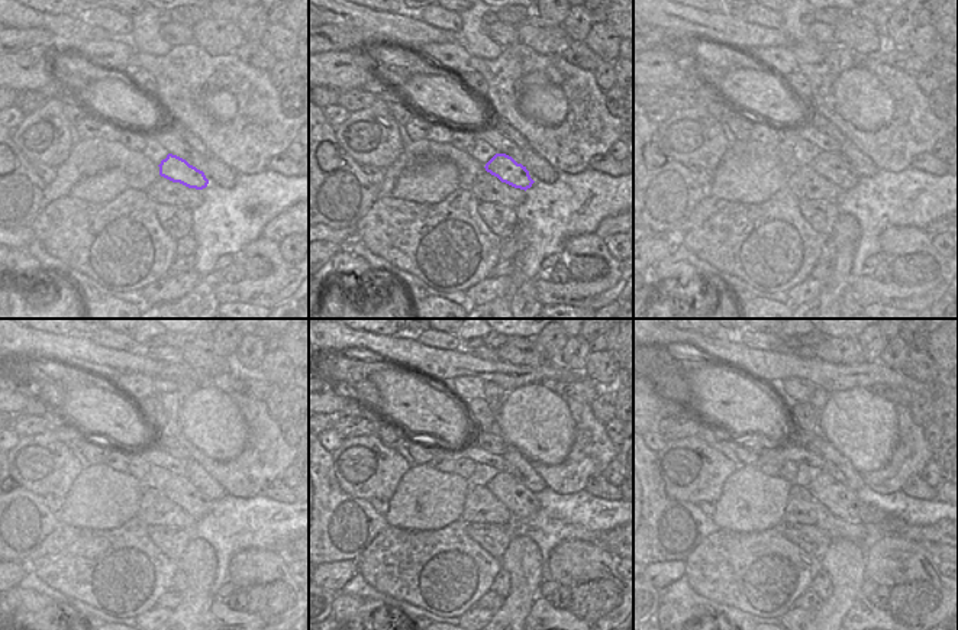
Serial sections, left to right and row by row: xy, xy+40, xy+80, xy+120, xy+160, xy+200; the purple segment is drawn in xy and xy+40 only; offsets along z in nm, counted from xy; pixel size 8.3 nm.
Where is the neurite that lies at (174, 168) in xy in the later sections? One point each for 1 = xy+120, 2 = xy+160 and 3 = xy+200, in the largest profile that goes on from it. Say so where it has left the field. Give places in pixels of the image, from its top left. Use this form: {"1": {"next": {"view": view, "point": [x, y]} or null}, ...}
{"1": {"next": {"view": "xy+120", "point": [178, 490]}}, "2": {"next": {"view": "xy+160", "point": [502, 485]}}, "3": {"next": {"view": "xy+200", "point": [823, 482]}}}

